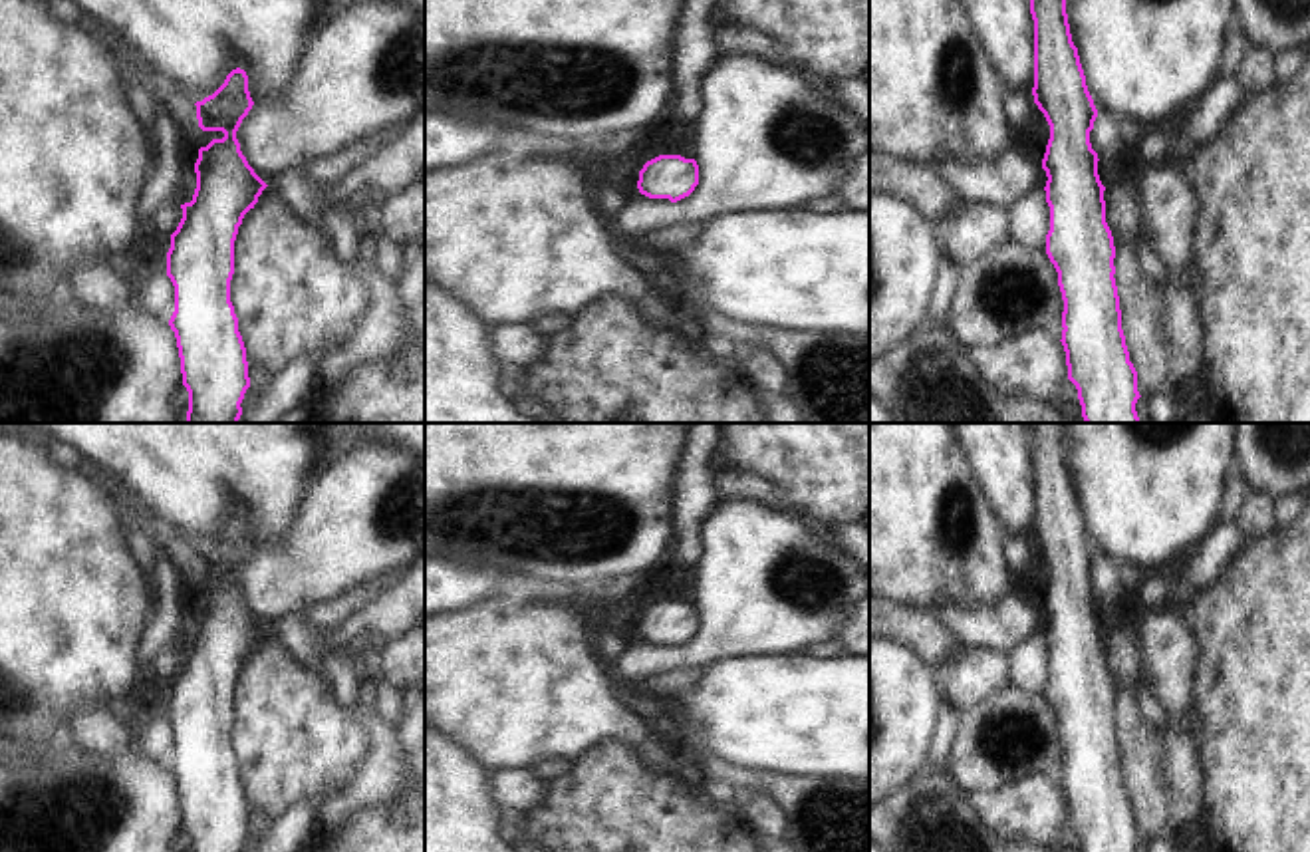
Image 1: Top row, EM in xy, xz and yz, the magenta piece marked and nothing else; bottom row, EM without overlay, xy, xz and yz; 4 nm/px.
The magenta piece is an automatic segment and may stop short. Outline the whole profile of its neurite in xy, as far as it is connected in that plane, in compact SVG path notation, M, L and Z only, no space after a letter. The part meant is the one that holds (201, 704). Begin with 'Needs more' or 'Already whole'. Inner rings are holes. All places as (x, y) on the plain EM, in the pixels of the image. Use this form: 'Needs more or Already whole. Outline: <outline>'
Already whole. Outline: M232 514L224 528L202 546L196 546L196 564L202 576L222 576L198 594L195 608L196 634L191 647L181 649L183 663L171 679L167 697L167 721L175 731L175 757L169 765L177 782L183 830L189 836L189 852L240 852L250 832L246 792L238 777L238 763L230 747L234 719L234 685L244 659L254 653L268 632L248 610L240 596L236 576L252 554L244 514Z

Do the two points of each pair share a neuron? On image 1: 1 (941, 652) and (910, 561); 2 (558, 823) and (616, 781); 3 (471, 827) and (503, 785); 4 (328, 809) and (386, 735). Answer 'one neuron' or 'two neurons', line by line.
1: two neurons
2: one neuron
3: two neurons
4: one neuron

